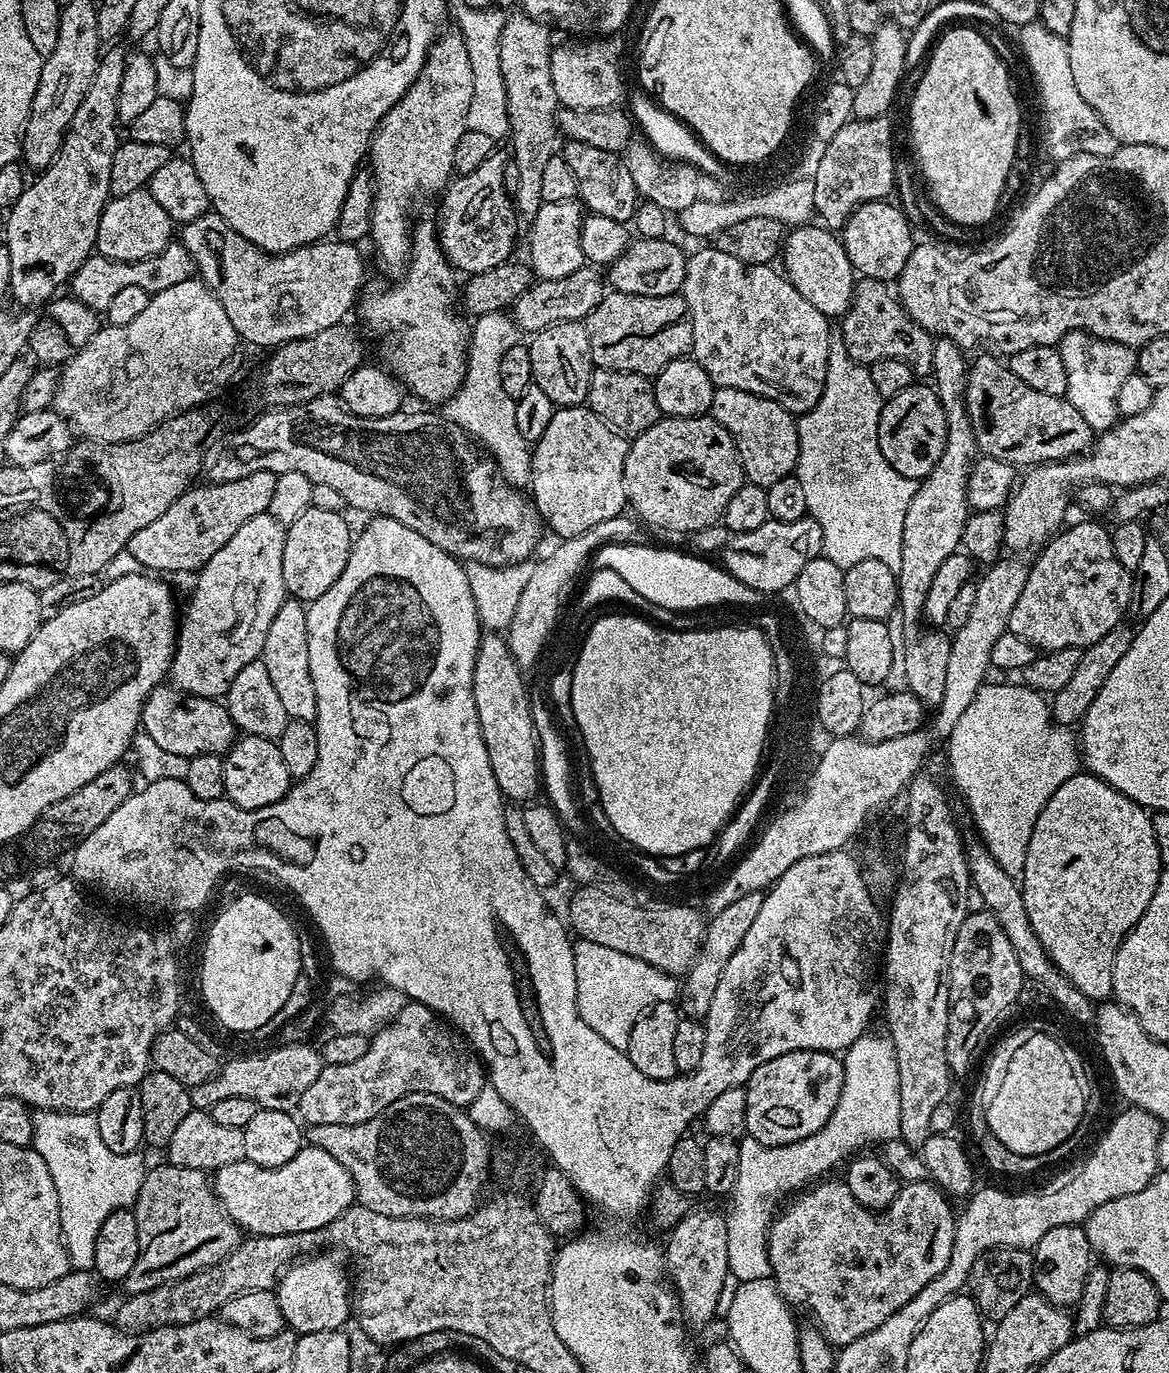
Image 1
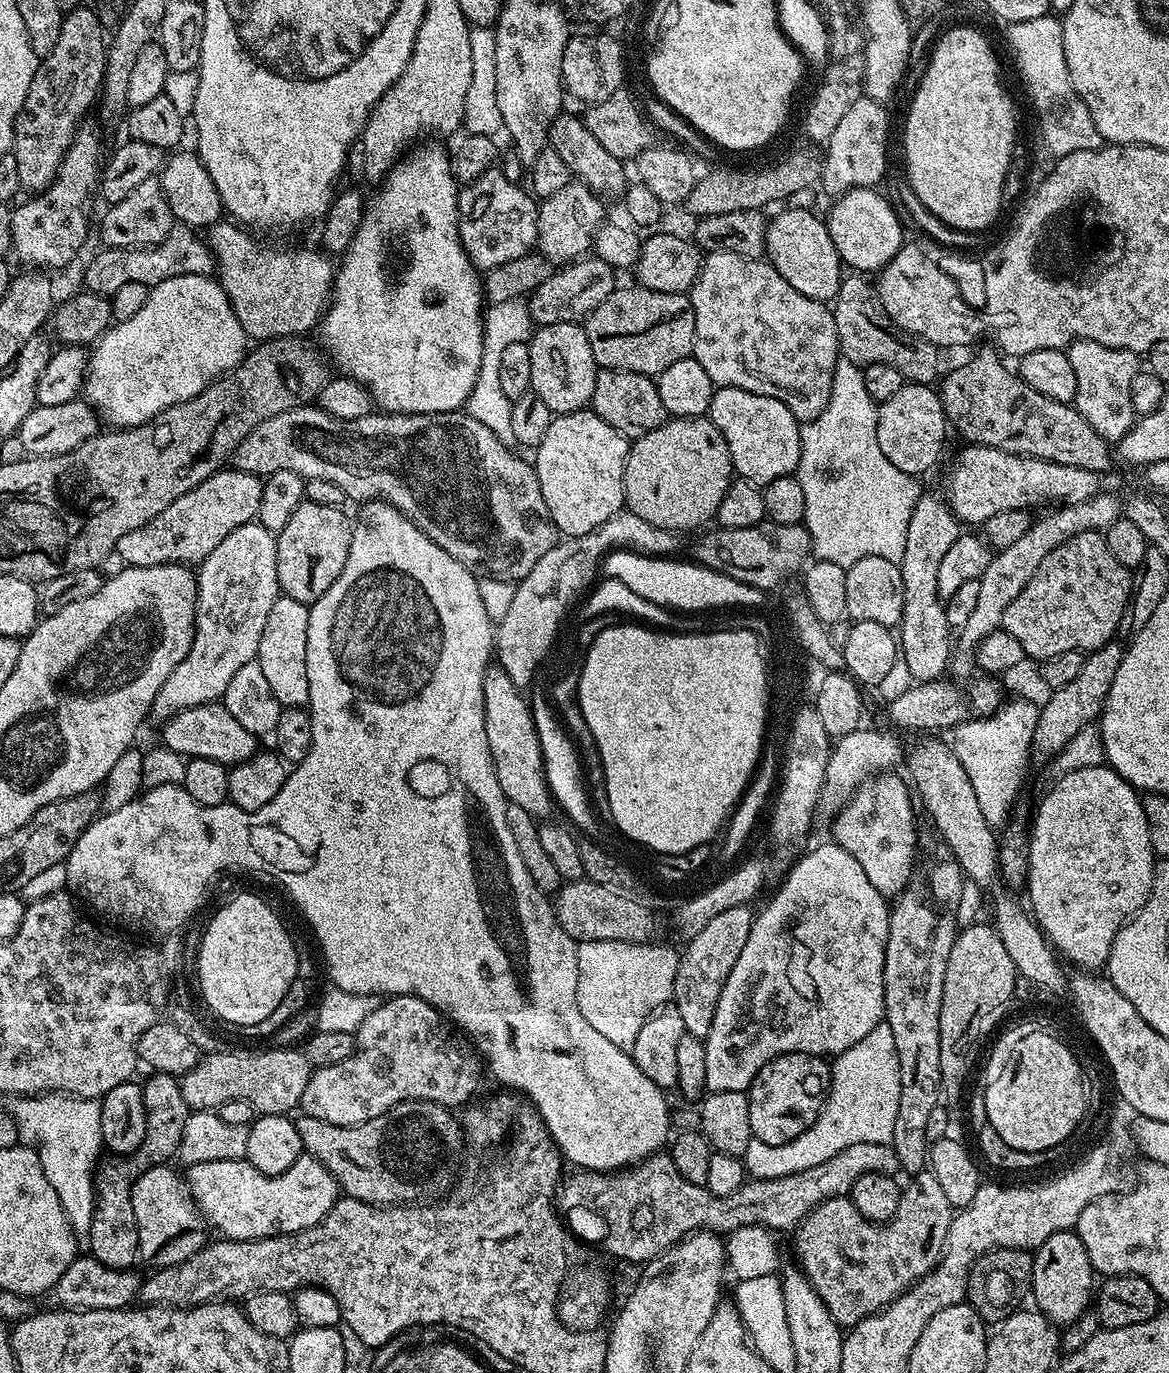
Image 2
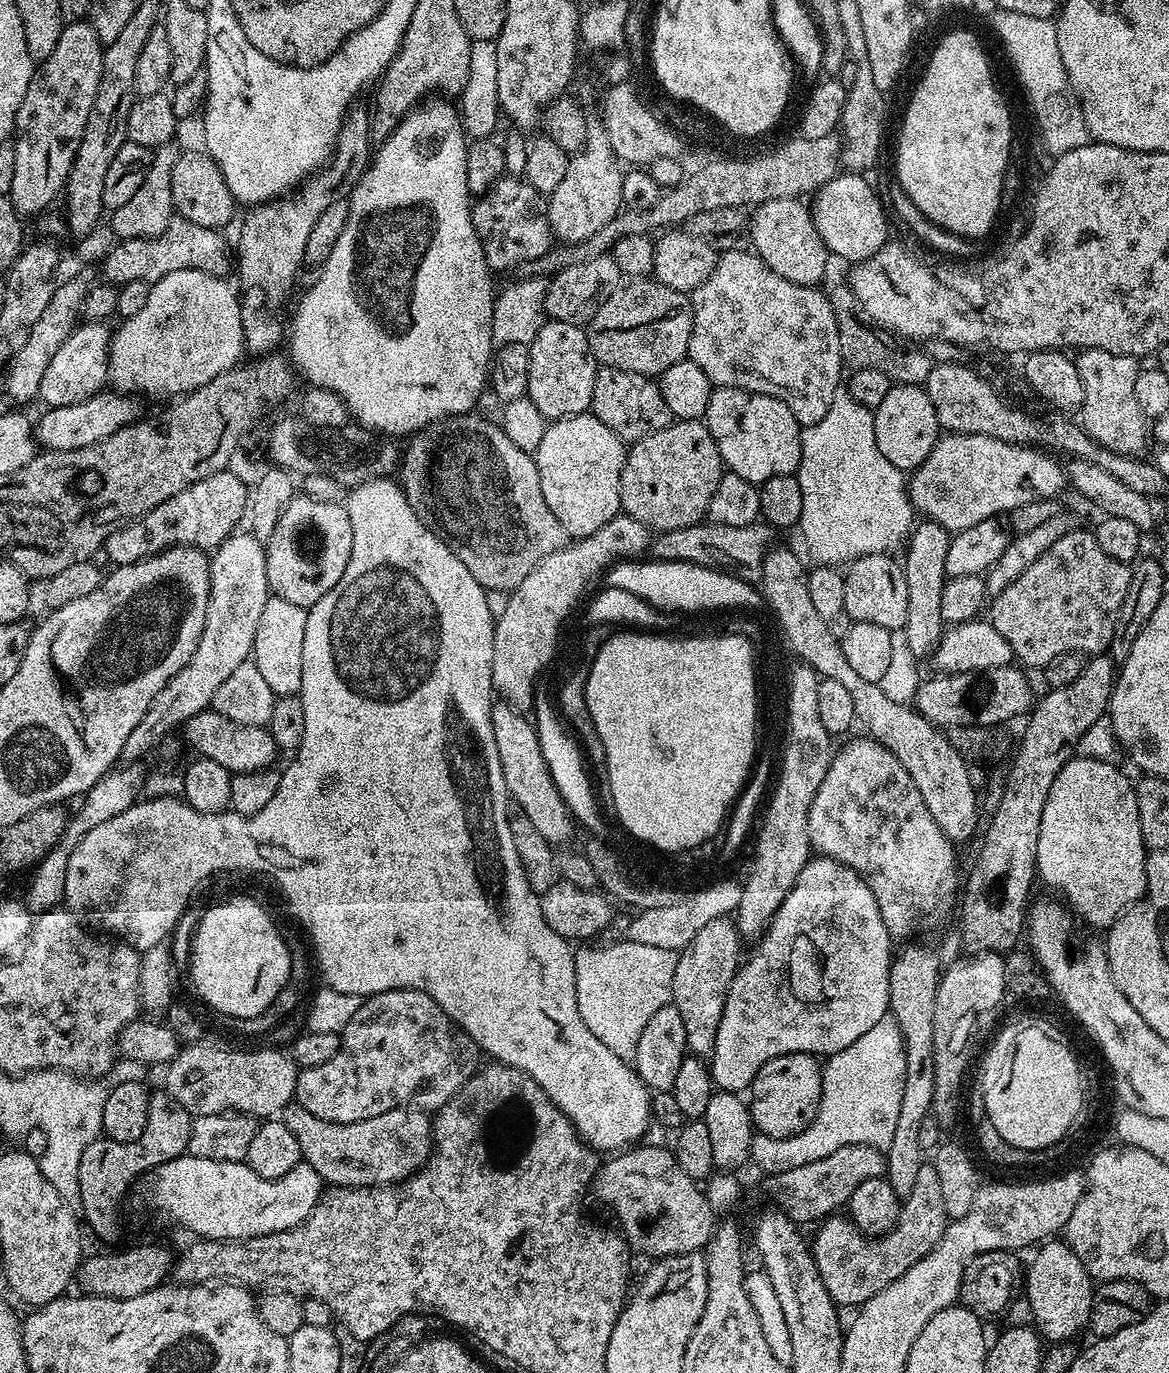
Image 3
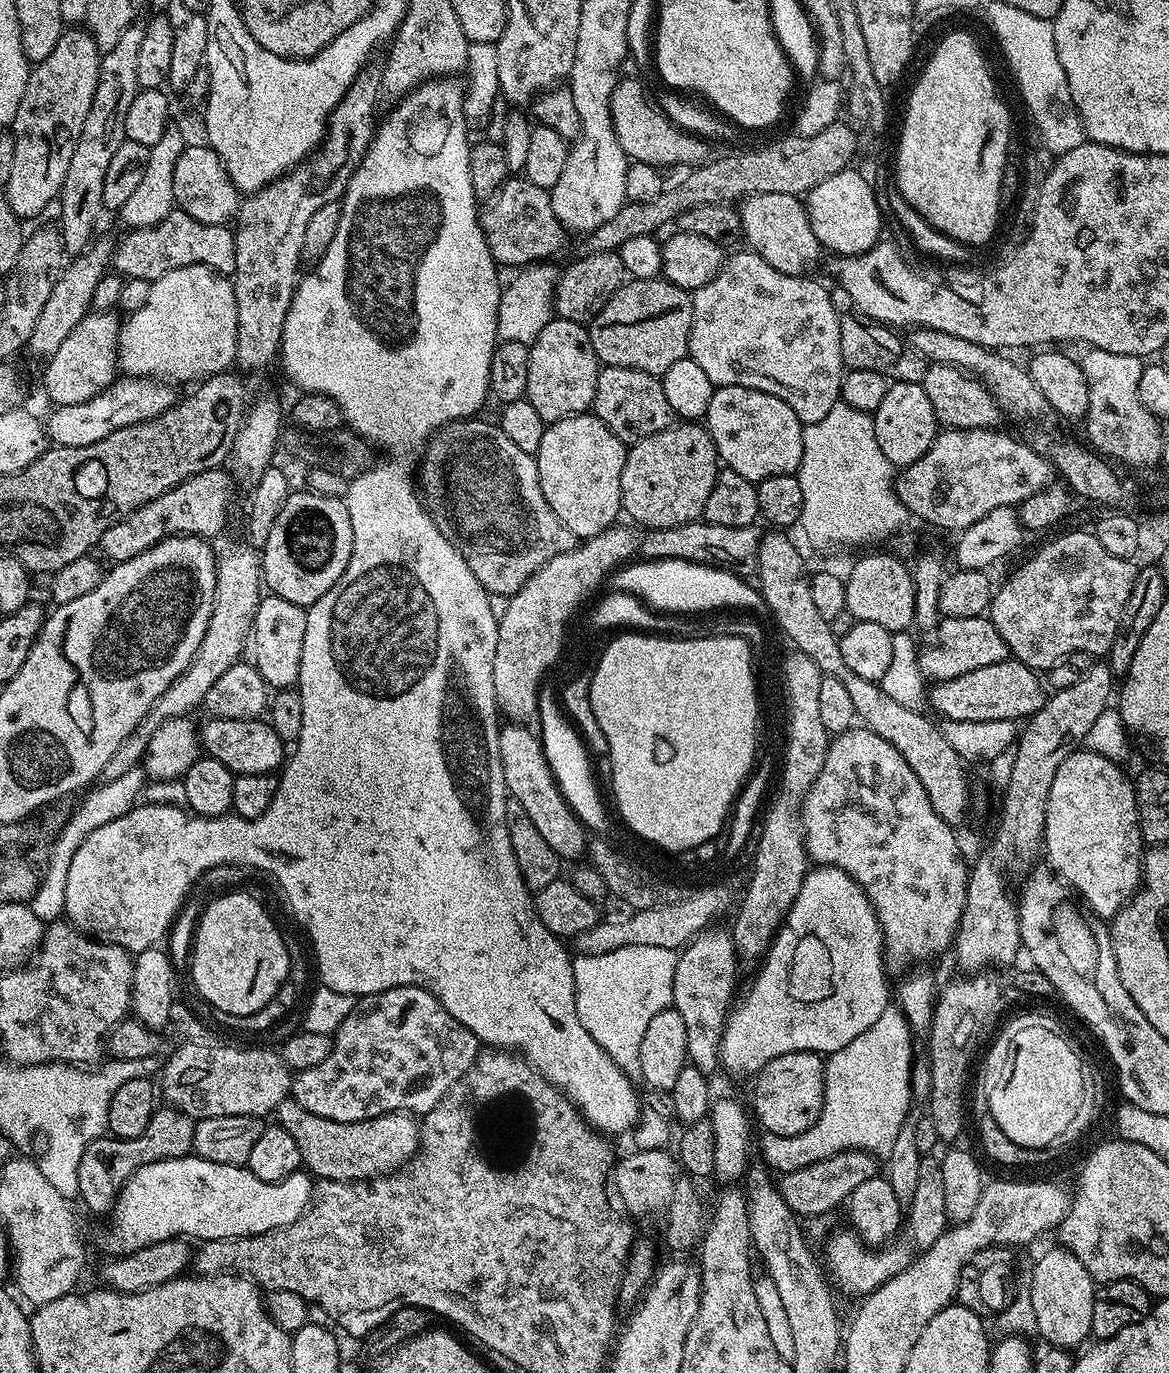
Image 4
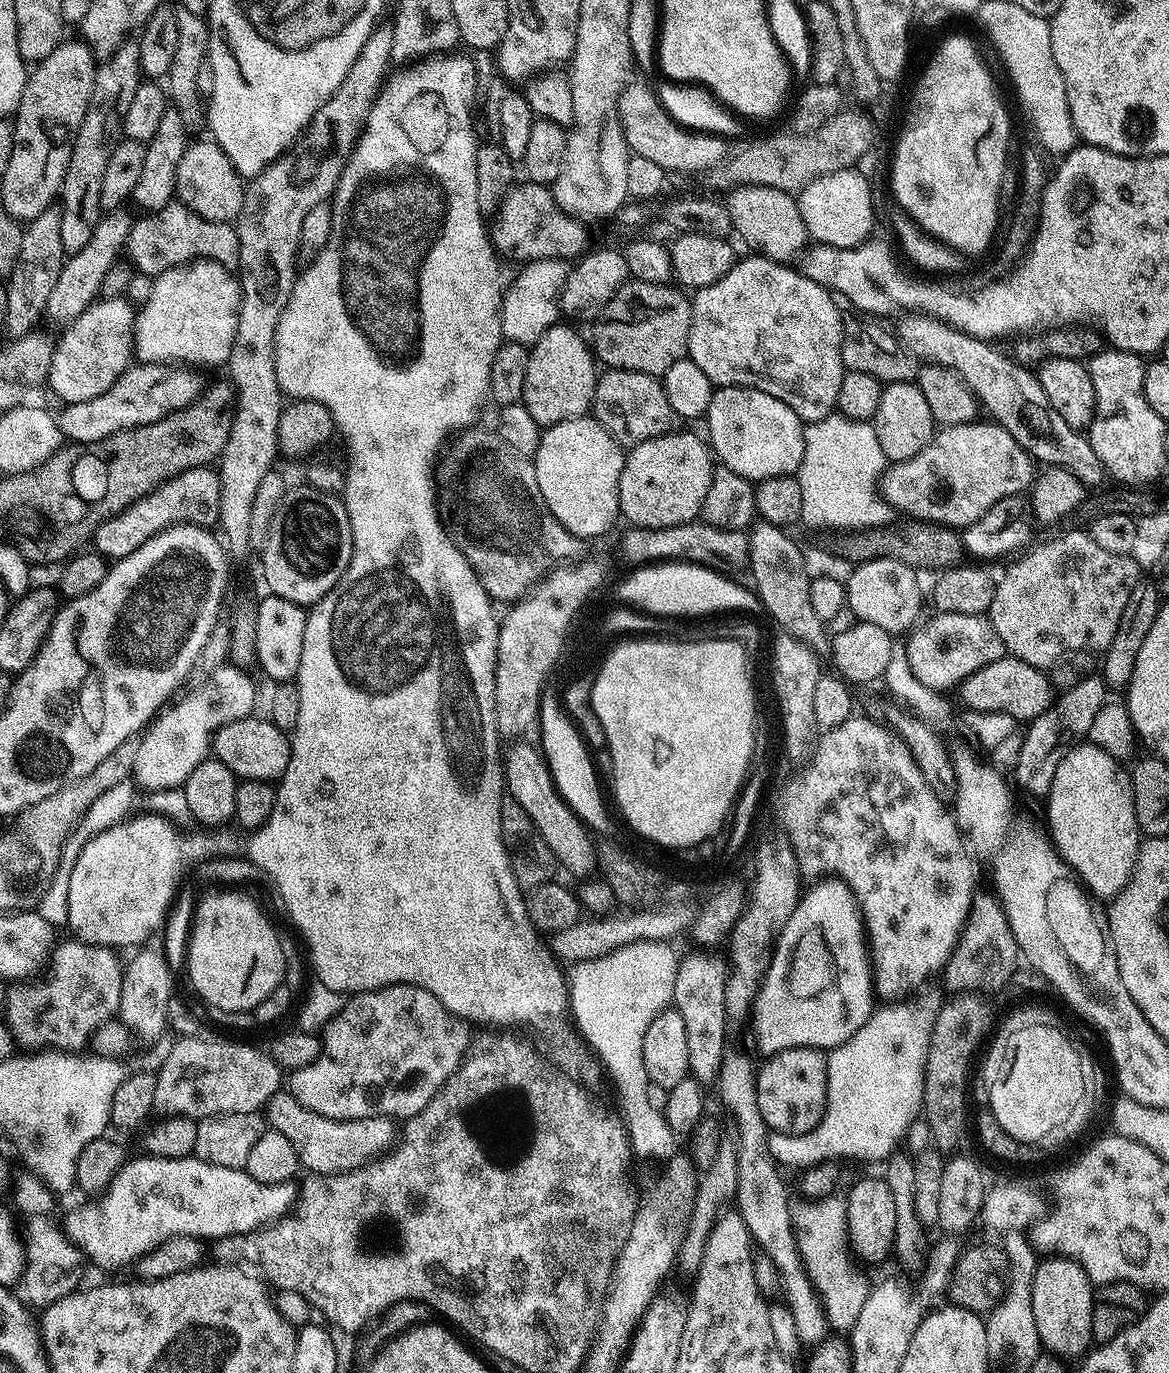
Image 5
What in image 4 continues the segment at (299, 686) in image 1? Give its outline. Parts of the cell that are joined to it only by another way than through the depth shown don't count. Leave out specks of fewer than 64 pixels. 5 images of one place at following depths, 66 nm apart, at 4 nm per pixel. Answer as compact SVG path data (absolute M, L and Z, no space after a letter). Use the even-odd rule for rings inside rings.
M261 595L256 617L250 625L250 652L252 648L251 659L269 689L288 690L299 681L307 617L307 611L299 604L286 602L281 596Z

